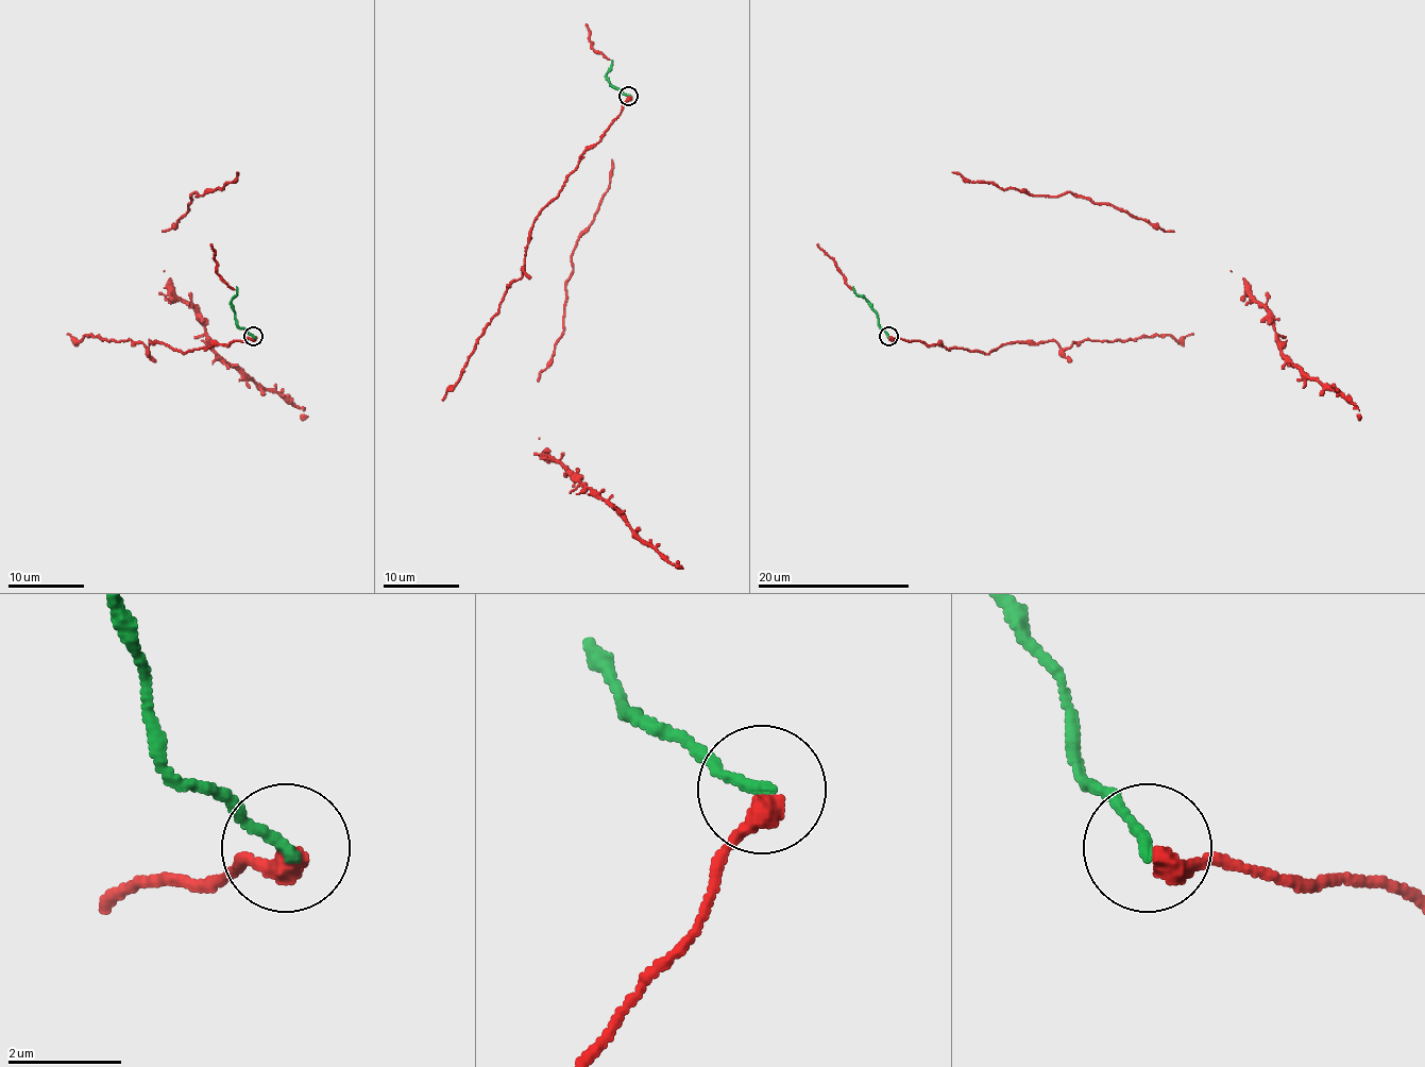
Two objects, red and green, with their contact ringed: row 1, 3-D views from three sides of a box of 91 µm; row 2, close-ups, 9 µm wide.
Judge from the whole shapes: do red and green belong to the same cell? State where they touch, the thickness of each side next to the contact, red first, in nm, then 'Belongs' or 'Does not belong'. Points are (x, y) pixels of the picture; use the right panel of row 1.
Place: (888, 336). Thickness 400 nm (red) against 200 nm. Belongs

